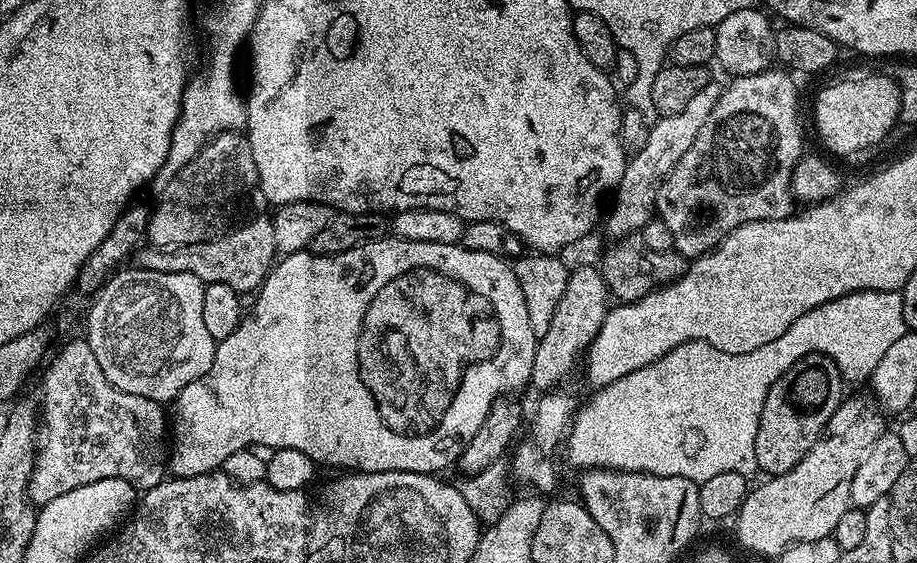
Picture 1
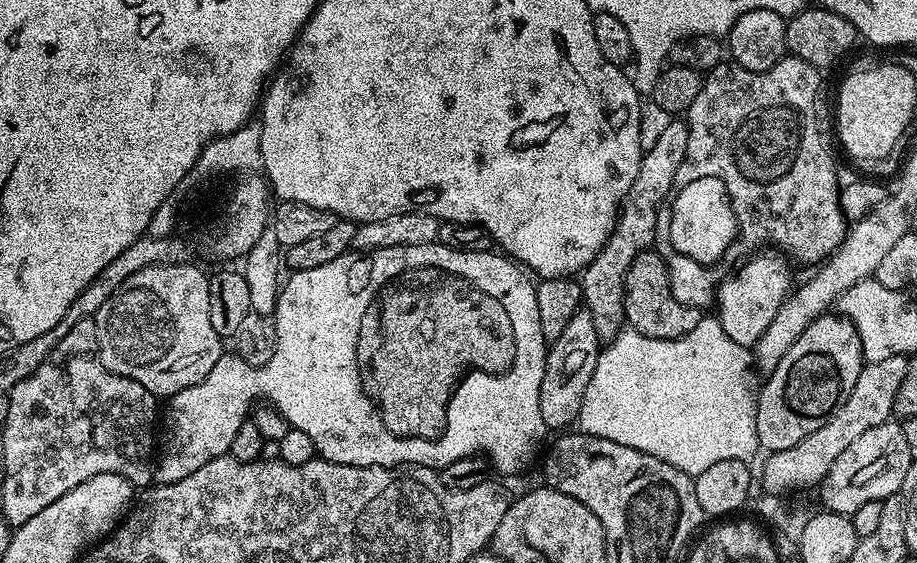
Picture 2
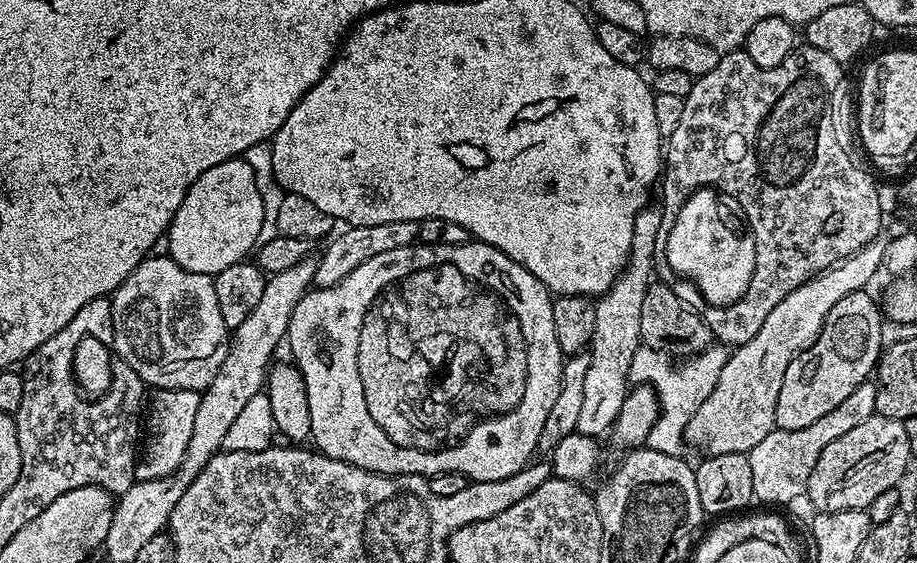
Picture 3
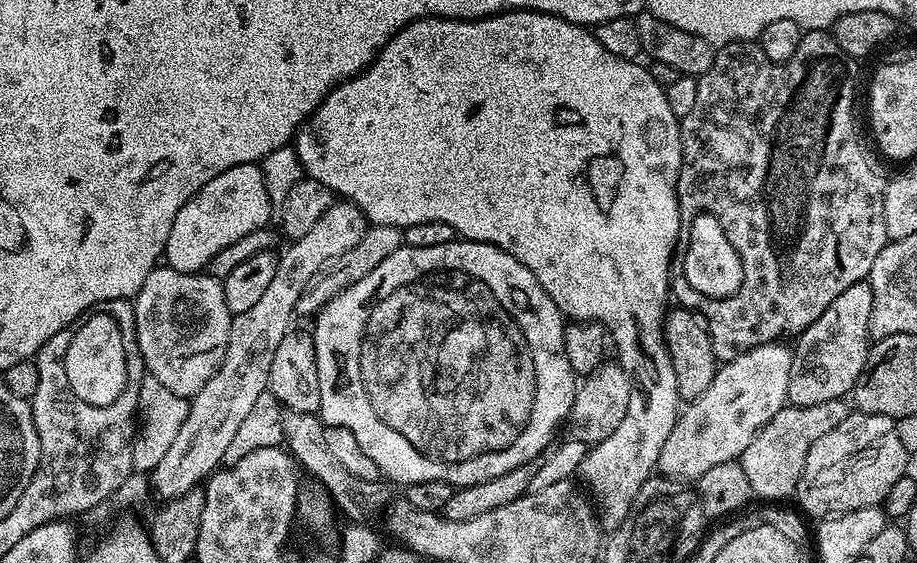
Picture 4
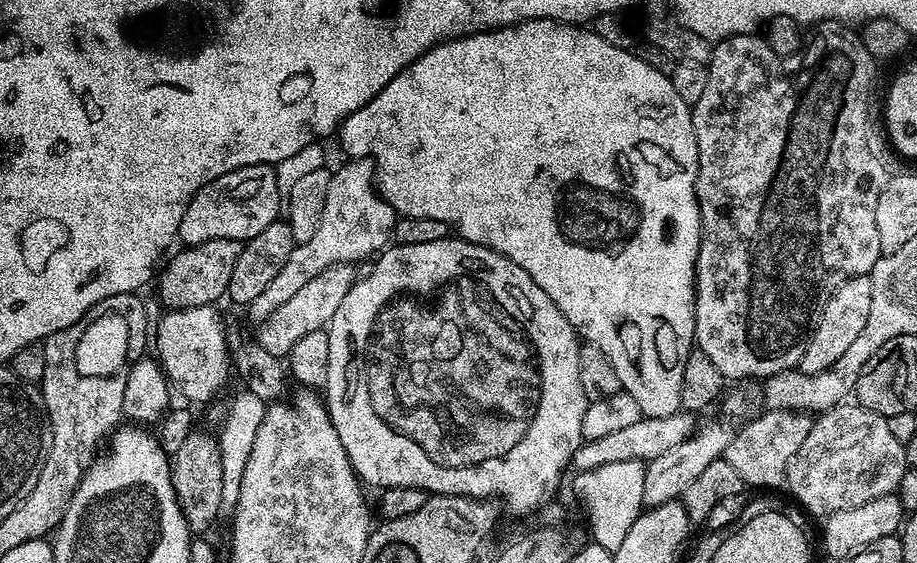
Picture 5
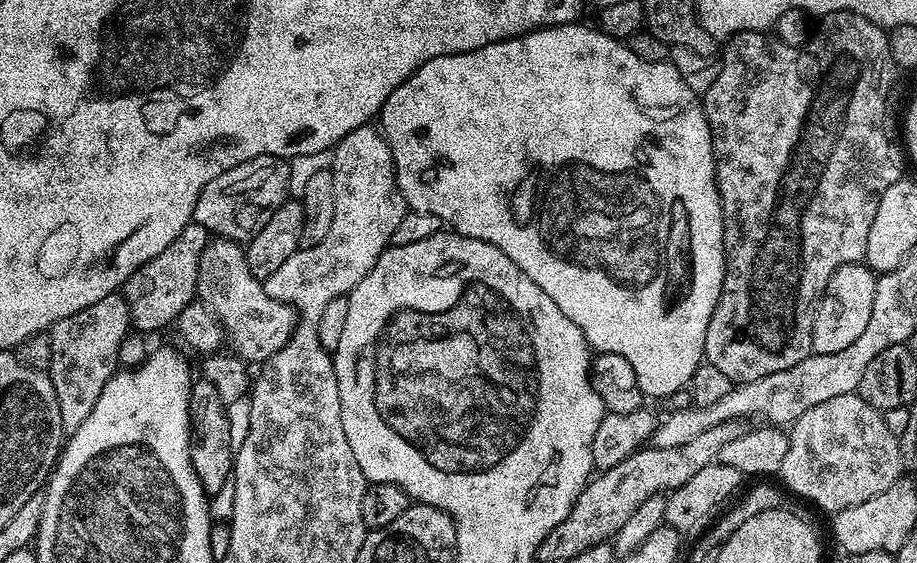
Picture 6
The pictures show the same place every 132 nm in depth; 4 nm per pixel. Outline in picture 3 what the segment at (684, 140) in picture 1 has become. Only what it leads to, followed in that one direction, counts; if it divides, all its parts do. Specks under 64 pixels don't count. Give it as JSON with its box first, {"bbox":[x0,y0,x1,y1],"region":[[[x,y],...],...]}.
{"bbox":[576,206,666,438],"region":[[[655,206],[640,211],[636,219],[632,252],[628,255],[628,263],[625,264],[623,272],[620,273],[611,290],[596,300],[598,319],[594,321],[594,338],[588,352],[590,370],[586,370],[582,410],[576,427],[576,431],[584,436],[600,438],[603,432],[611,433],[622,410],[622,402],[630,391],[628,378],[630,362],[637,350],[642,347],[640,339],[642,298],[646,298],[646,290],[650,283],[648,275],[652,272],[652,260],[654,264],[657,259],[656,239],[662,235],[665,224],[666,216],[664,220],[663,214]]]}

